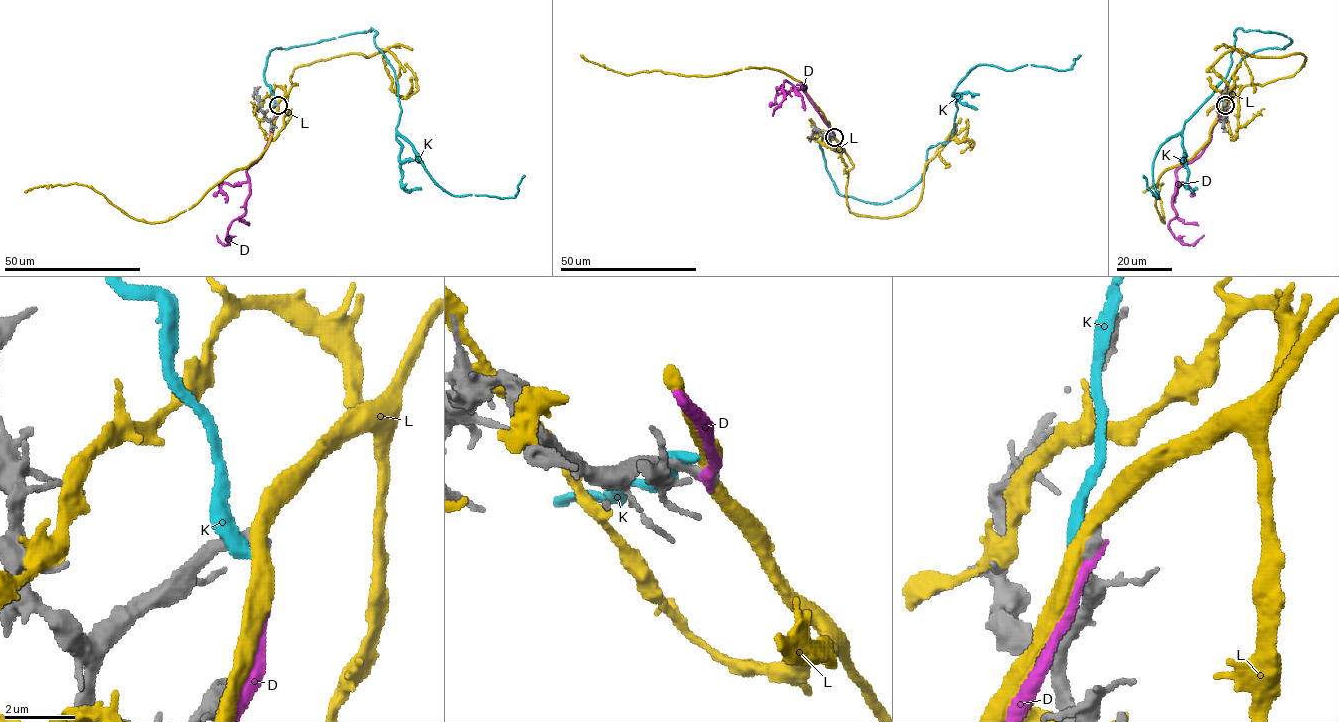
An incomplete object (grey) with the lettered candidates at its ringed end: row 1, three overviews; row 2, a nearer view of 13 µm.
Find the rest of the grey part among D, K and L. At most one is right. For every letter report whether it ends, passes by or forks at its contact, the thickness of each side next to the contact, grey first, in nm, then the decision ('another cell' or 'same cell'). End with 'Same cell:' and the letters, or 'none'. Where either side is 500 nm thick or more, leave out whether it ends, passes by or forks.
D: it ends there; 400 nm thick on the grey side, 340 nm on the other; another cell
K: it ends there; 440 nm thick on the grey side, 480 nm on the other; another cell
L: it passes by; 440 nm thick on the grey side, 420 nm on the other; another cell
Same cell: none

